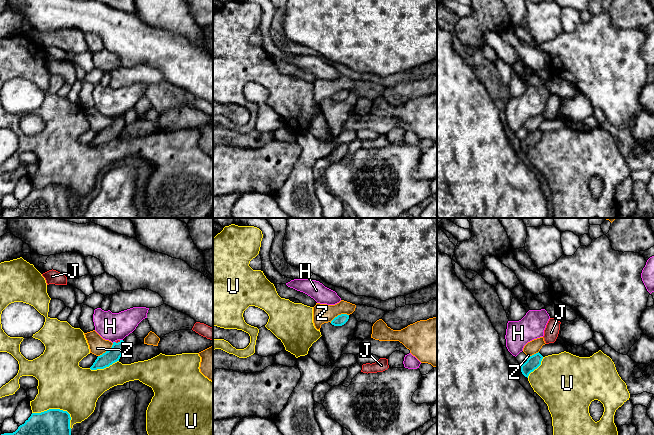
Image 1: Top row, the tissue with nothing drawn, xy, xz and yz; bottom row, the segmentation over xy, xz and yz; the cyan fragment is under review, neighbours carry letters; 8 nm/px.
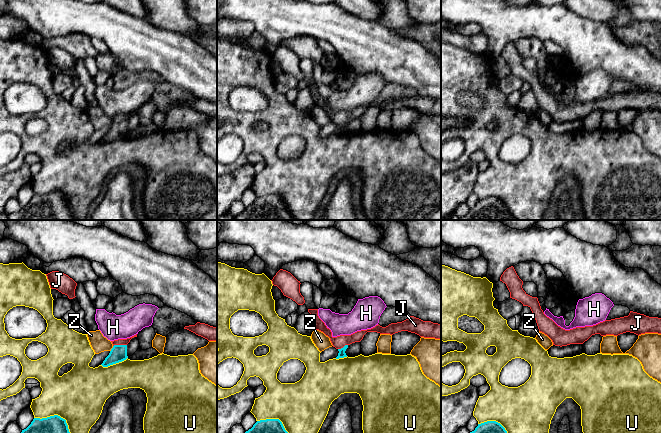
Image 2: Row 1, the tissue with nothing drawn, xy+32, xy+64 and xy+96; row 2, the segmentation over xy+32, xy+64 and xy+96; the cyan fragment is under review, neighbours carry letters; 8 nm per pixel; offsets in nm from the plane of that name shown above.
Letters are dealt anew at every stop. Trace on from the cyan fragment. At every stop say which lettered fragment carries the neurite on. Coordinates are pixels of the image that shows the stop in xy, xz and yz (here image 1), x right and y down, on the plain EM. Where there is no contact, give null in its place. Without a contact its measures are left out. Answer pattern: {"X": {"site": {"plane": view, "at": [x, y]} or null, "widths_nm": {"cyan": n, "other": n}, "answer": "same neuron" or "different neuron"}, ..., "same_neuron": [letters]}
{"H": {"site": {"plane": "xy", "at": [121, 116]}, "widths_nm": {"cyan": 120, "other": 220}, "answer": "different neuron"}, "J": {"site": {"plane": "xy", "at": [118, 118]}, "widths_nm": {"cyan": 120, "other": 20}, "answer": "same neuron"}, "U": {"site": {"plane": "xy", "at": [58, 185]}, "widths_nm": {"cyan": 400, "other": 400}, "answer": "different neuron"}, "Z": {"site": {"plane": "xz", "at": [339, 91]}, "widths_nm": {"cyan": 90, "other": 160}, "answer": "different neuron"}, "same_neuron": ["J"]}

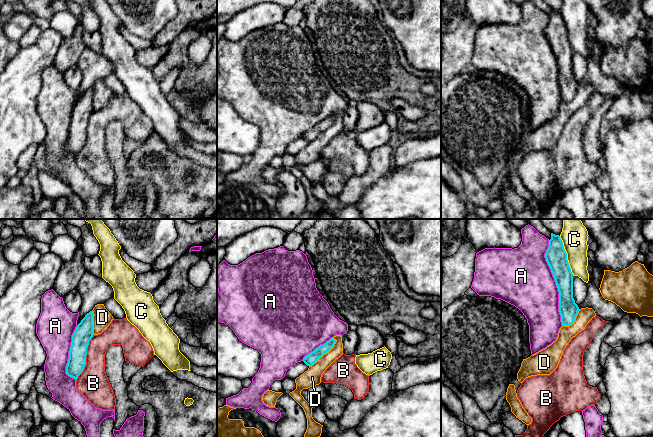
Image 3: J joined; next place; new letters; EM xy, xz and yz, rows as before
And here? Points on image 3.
{"A": {"site": {"plane": "yz", "at": [555, 57]}, "widths_nm": {"cyan": 170, "other": 460}, "answer": "different neuron"}, "B": {"site": {"plane": "xy", "at": [85, 133]}, "widths_nm": {"cyan": 150, "other": 240}, "answer": "different neuron"}, "C": {"site": {"plane": "yz", "at": [566, 32]}, "widths_nm": {"cyan": 170, "other": 200}, "answer": "different neuron"}, "D": {"site": {"plane": "xz", "at": [325, 129]}, "widths_nm": {"cyan": 90, "other": 140}, "answer": "different neuron"}, "same_neuron": []}

